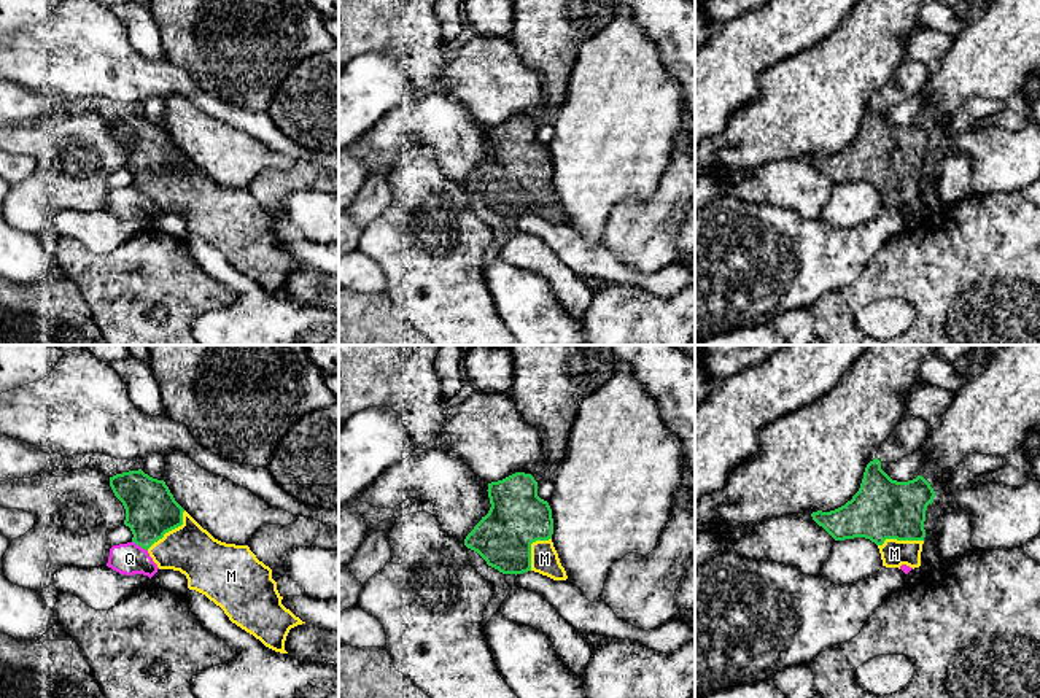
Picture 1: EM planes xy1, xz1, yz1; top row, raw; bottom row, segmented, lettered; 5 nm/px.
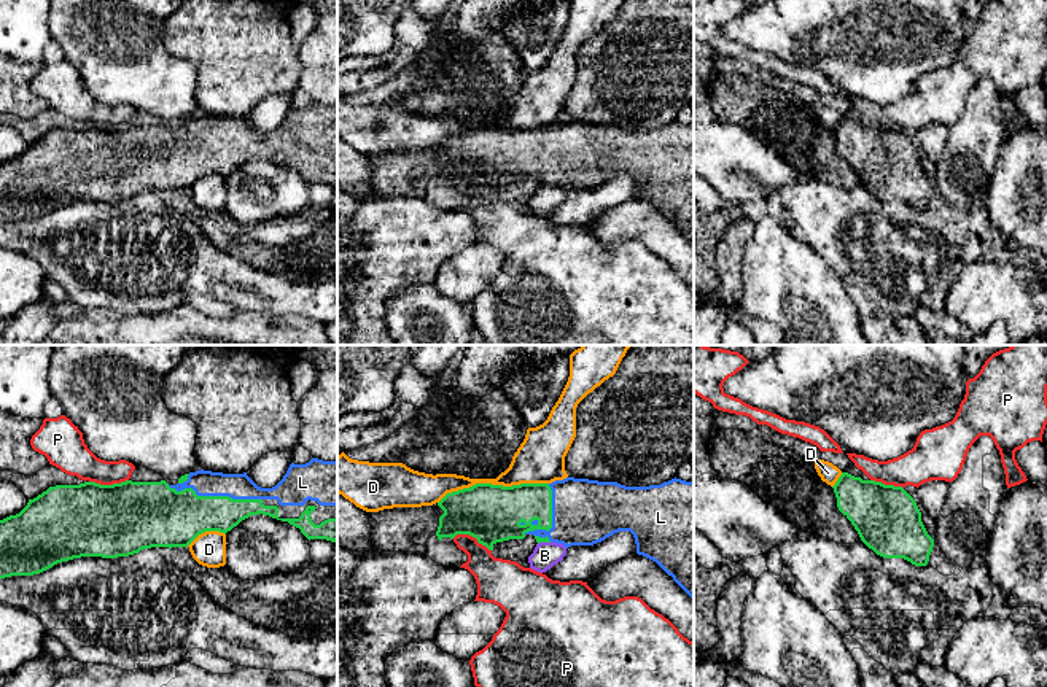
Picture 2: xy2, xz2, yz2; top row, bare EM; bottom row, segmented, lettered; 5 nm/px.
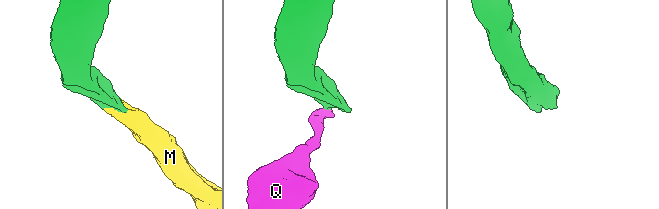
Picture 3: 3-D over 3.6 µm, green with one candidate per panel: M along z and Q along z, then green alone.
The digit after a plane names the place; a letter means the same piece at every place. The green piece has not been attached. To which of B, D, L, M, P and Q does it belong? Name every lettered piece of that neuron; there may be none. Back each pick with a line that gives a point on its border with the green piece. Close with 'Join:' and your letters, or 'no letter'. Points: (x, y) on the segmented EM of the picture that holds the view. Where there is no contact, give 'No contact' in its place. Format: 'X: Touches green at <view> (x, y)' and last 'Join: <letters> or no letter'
L: Touches green at xy2 (215, 496)
M: Touches green at xy1 (170, 530)
Join: L, M

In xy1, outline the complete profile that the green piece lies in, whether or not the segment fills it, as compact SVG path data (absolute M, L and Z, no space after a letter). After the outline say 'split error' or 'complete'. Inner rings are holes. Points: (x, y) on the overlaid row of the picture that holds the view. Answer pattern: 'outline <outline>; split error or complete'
outline M142 469L110 477L110 487L126 509L124 525L134 534L132 542L145 549L159 569L180 571L188 579L188 588L219 606L232 623L266 647L288 653L285 641L289 630L305 622L281 604L283 596L272 579L272 569L248 545L215 539L175 501L164 480L153 479Z; split error

